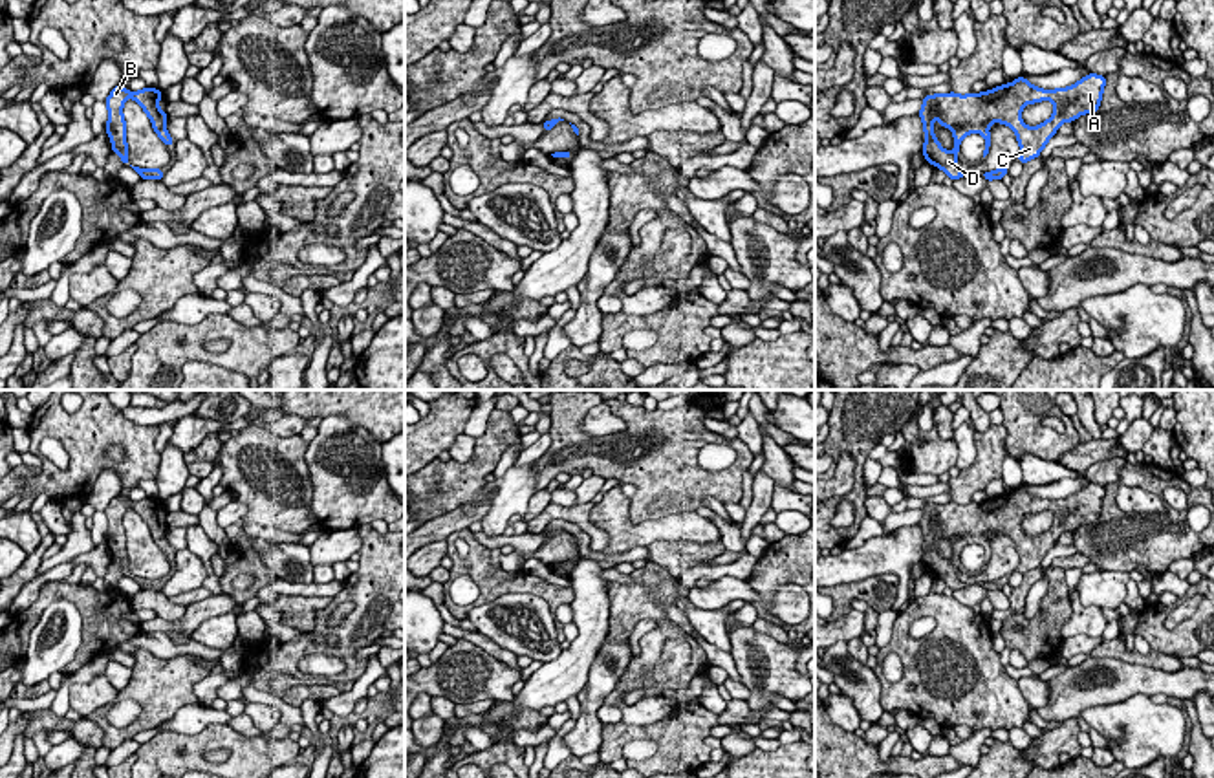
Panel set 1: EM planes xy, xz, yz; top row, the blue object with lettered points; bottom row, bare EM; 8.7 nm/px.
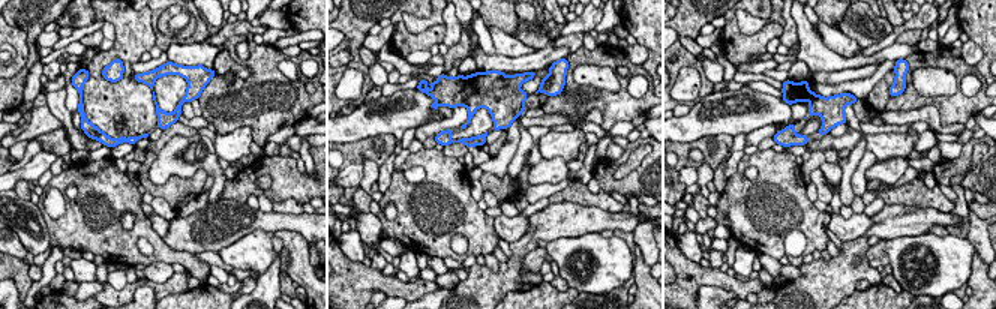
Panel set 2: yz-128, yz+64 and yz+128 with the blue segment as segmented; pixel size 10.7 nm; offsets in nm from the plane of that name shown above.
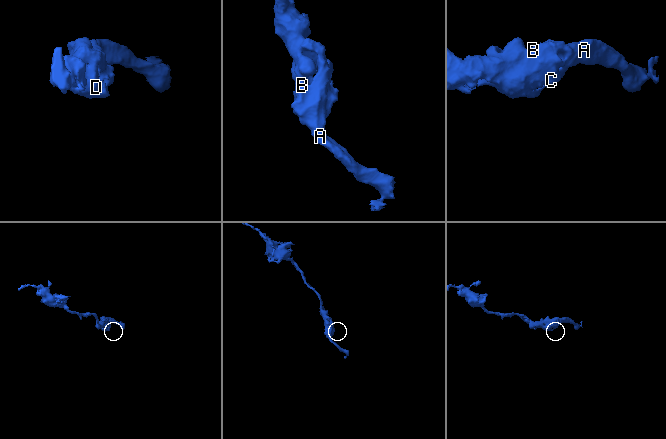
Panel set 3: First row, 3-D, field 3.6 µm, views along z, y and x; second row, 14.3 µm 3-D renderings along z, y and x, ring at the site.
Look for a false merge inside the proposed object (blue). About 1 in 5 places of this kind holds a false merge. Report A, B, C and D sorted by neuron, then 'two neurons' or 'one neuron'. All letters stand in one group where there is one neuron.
A B C D; one neuron

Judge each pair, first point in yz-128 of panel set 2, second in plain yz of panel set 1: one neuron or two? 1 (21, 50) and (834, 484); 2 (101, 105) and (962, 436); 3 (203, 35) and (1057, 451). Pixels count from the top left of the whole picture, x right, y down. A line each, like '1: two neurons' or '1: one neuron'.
1: one neuron
2: two neurons
3: one neuron

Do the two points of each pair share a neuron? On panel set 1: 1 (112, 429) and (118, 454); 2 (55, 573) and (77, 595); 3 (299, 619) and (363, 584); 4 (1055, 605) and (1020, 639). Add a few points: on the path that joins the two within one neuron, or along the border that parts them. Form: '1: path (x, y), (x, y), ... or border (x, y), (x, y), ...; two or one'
1: border (103, 449), (119, 445), (127, 456); two
2: border (59, 581), (48, 581), (26, 610); two
3: border (334, 597), (317, 614), (312, 632); two
4: path (1051, 614), (1029, 636); one

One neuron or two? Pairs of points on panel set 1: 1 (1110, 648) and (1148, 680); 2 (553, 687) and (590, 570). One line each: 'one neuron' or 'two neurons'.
1: two neurons
2: one neuron

